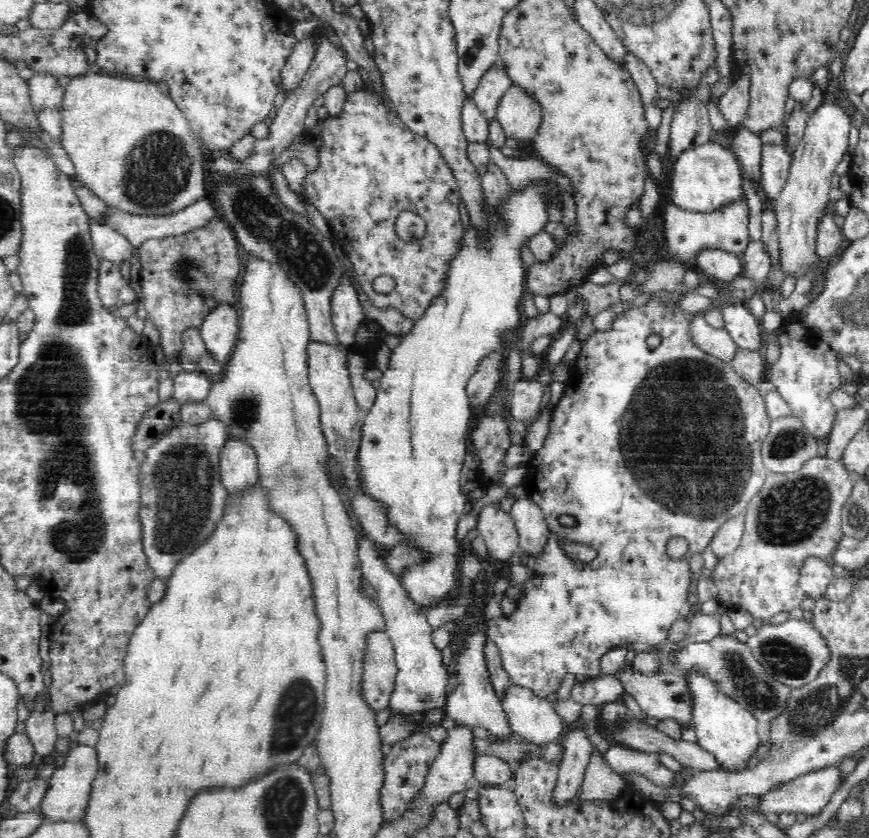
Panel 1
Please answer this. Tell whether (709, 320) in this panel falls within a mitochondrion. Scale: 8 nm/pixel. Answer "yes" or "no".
no

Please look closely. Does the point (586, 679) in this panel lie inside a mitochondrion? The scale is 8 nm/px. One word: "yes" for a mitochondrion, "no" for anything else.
no

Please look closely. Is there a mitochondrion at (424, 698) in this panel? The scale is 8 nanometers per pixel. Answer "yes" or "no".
yes

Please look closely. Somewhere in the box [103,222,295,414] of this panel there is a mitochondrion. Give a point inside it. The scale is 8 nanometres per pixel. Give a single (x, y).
(193, 279)

